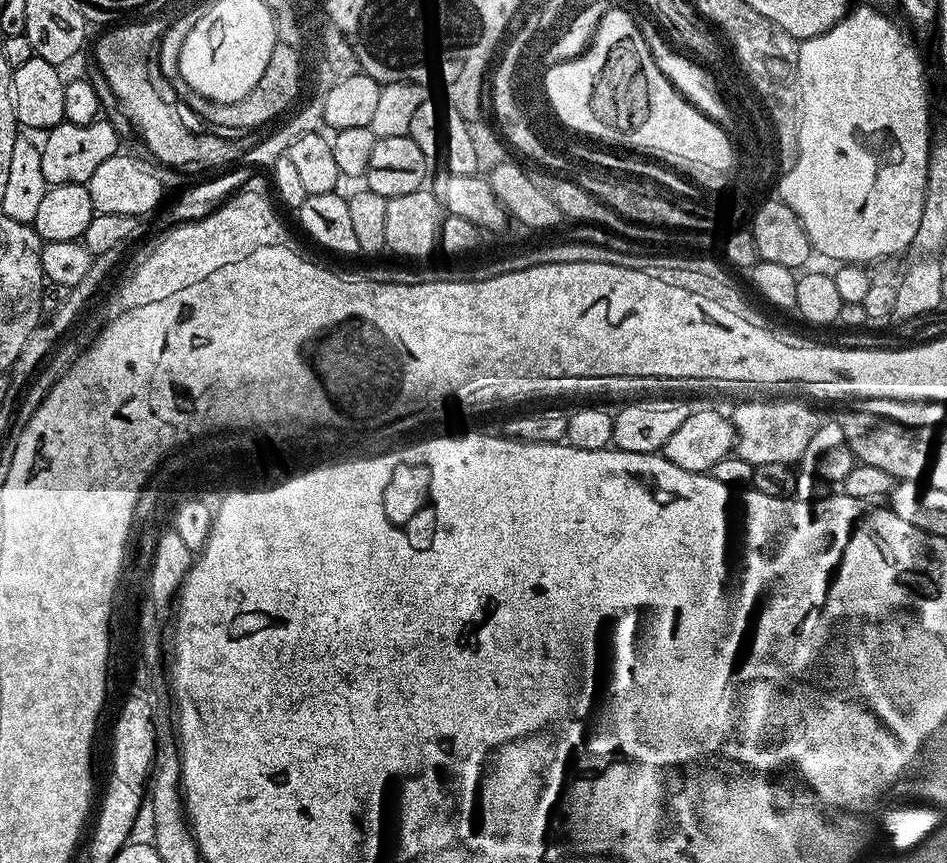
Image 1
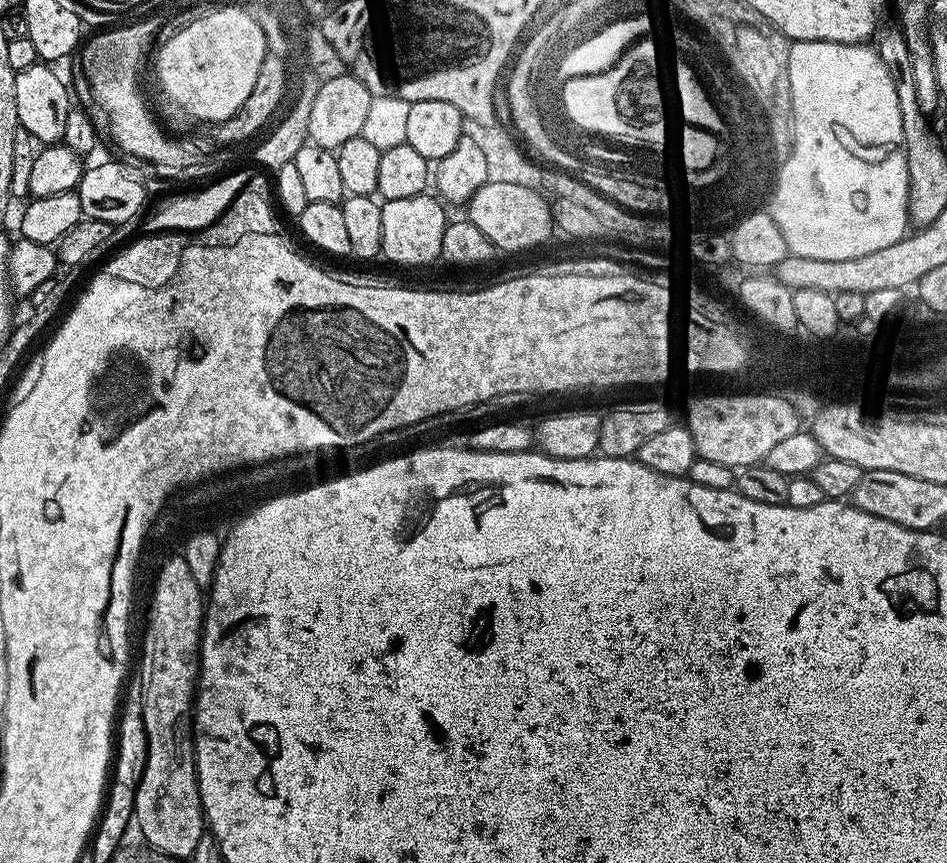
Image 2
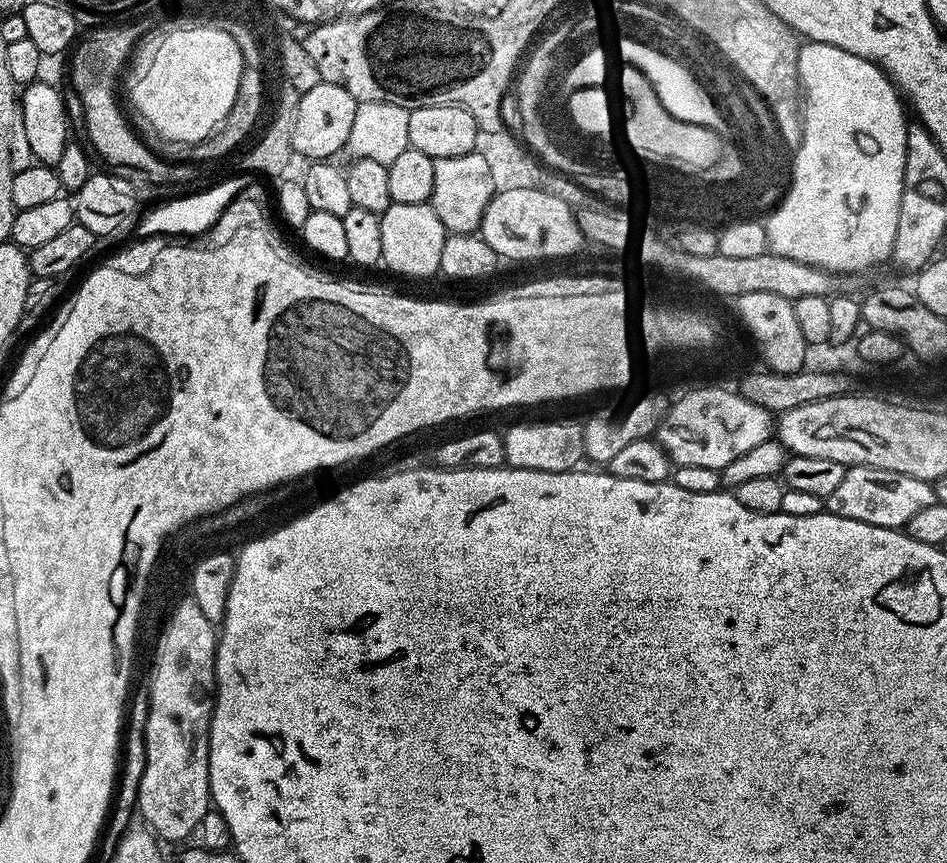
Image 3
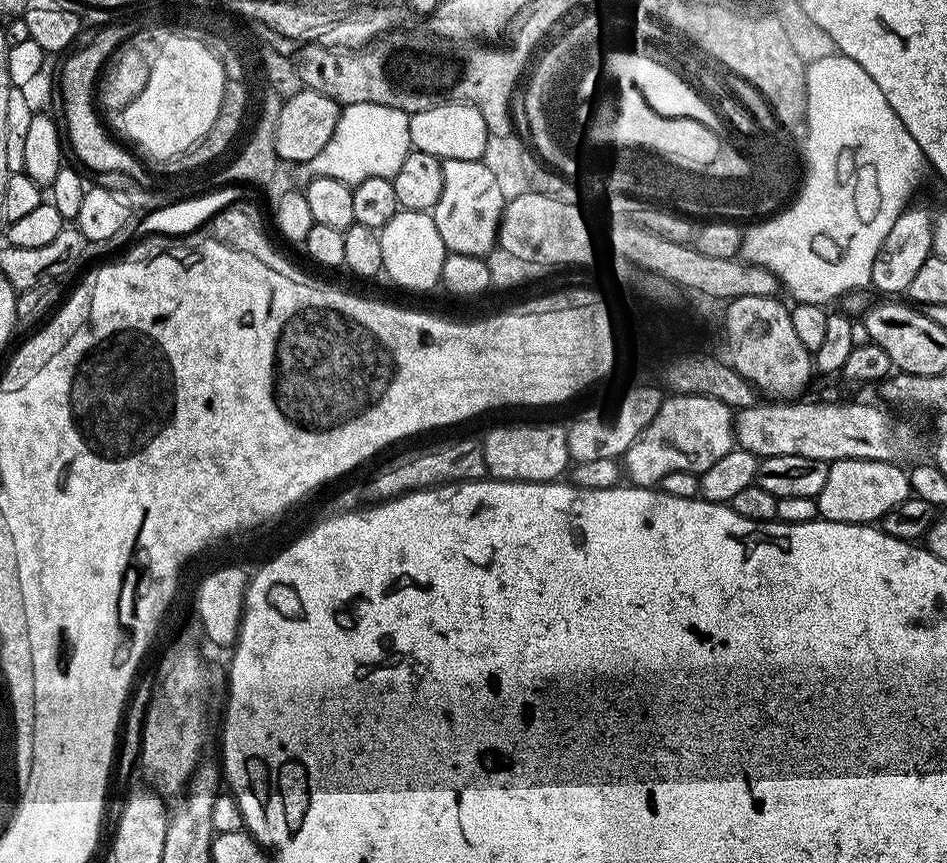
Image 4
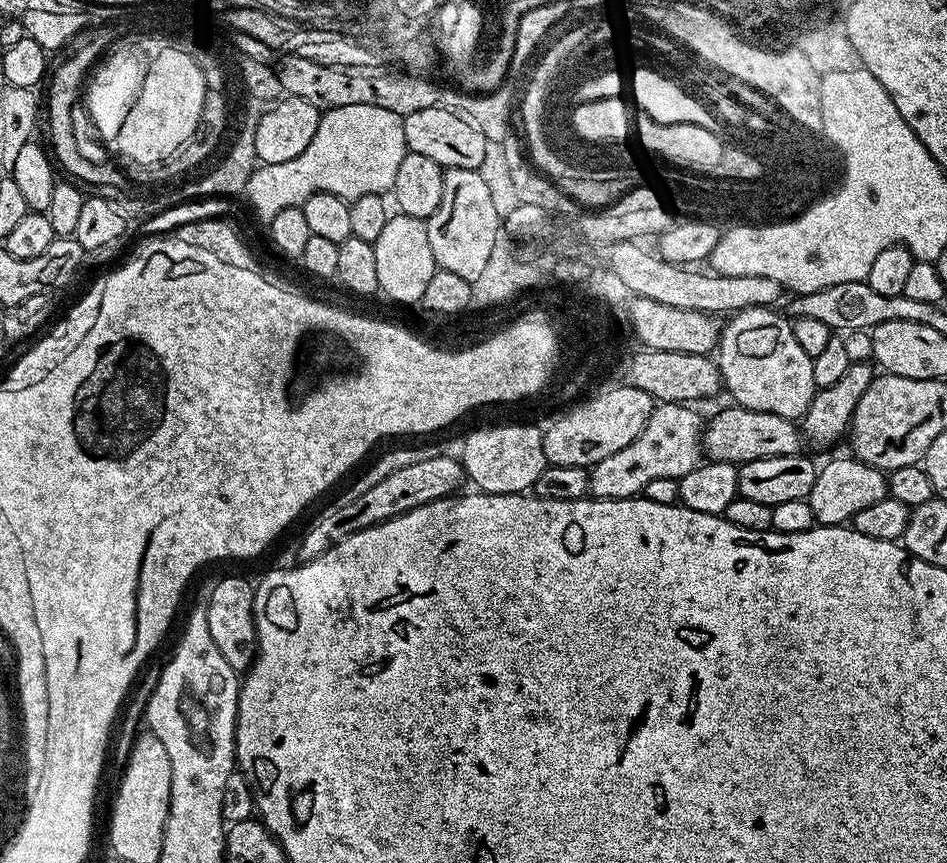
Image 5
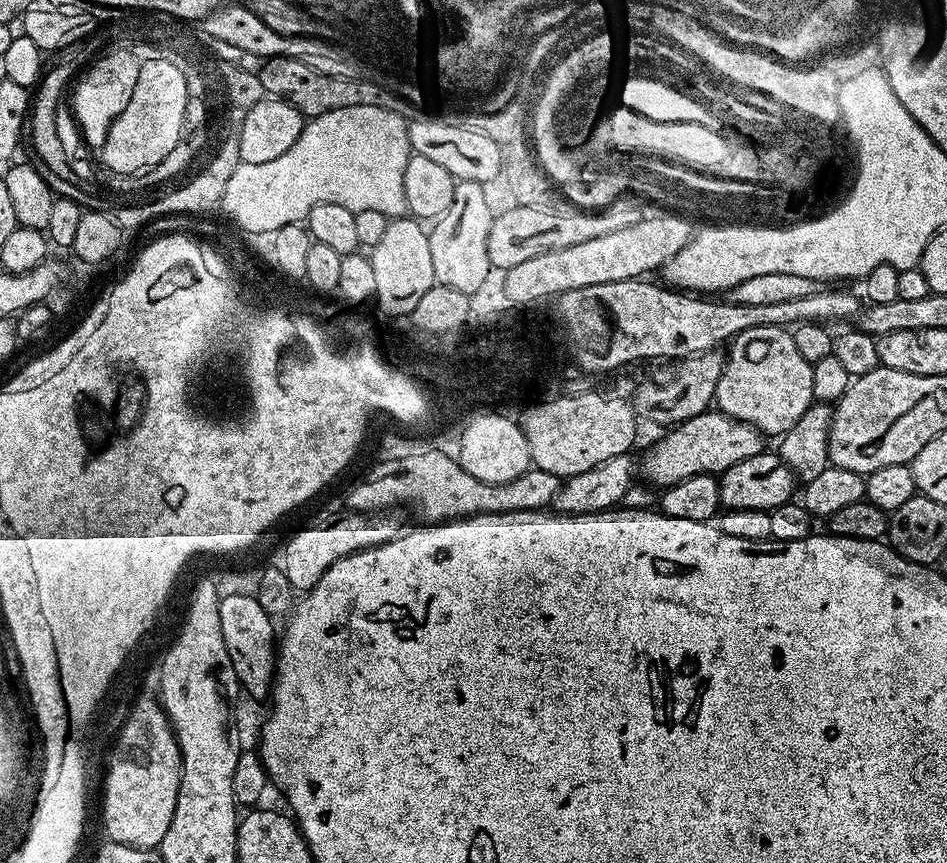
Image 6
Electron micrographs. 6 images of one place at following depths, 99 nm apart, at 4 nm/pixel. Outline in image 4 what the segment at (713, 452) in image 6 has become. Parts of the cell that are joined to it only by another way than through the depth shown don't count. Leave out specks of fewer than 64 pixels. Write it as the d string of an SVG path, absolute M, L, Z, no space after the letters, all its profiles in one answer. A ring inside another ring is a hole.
M757 402L749 408L744 408L735 413L736 418L736 444L746 449L747 452L753 452L754 455L761 458L766 456L781 456L782 454L794 454L802 458L811 460L845 460L846 458L858 458L859 460L888 460L892 464L903 465L904 460L912 462L917 459L920 452L920 436L908 424L902 424L898 420L891 420L880 408L875 408L872 404L796 404L800 402Z

